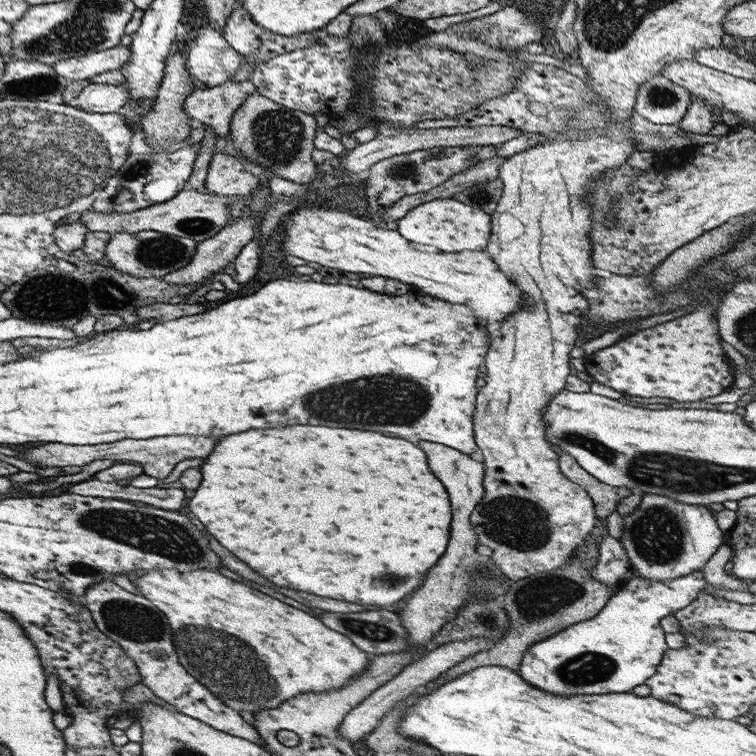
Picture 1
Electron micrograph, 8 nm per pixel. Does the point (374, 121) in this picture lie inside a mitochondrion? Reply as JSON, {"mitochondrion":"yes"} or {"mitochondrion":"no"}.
{"mitochondrion":"no"}

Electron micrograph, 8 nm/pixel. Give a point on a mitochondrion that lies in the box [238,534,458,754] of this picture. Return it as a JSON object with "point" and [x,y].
{"point":[371,631]}

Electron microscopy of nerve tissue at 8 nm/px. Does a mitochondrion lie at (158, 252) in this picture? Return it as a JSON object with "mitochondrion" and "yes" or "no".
{"mitochondrion":"yes"}

